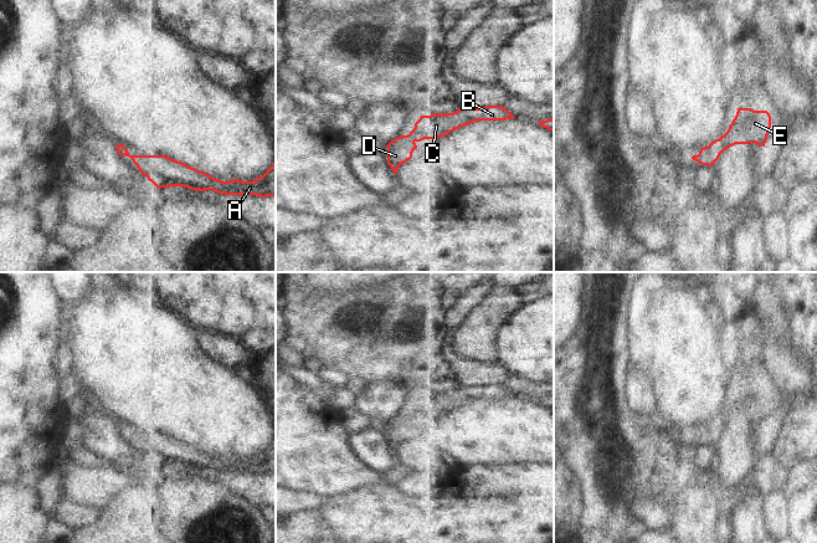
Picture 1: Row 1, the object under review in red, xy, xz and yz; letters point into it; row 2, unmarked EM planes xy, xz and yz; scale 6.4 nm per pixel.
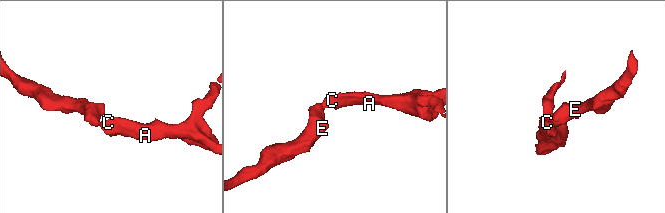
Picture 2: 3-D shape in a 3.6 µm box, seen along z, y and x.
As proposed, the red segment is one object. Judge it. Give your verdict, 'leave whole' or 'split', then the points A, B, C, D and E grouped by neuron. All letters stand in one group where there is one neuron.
leave whole; A B C D E

